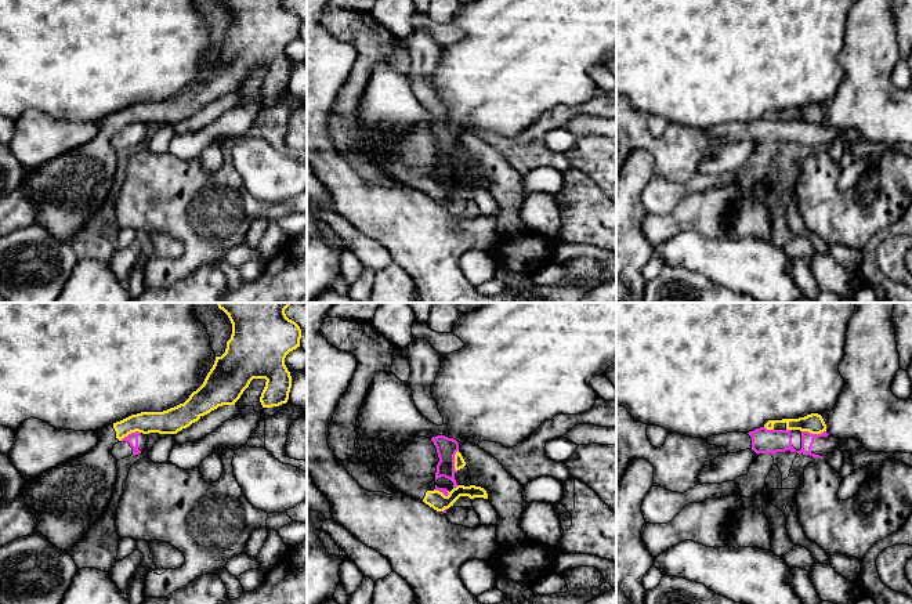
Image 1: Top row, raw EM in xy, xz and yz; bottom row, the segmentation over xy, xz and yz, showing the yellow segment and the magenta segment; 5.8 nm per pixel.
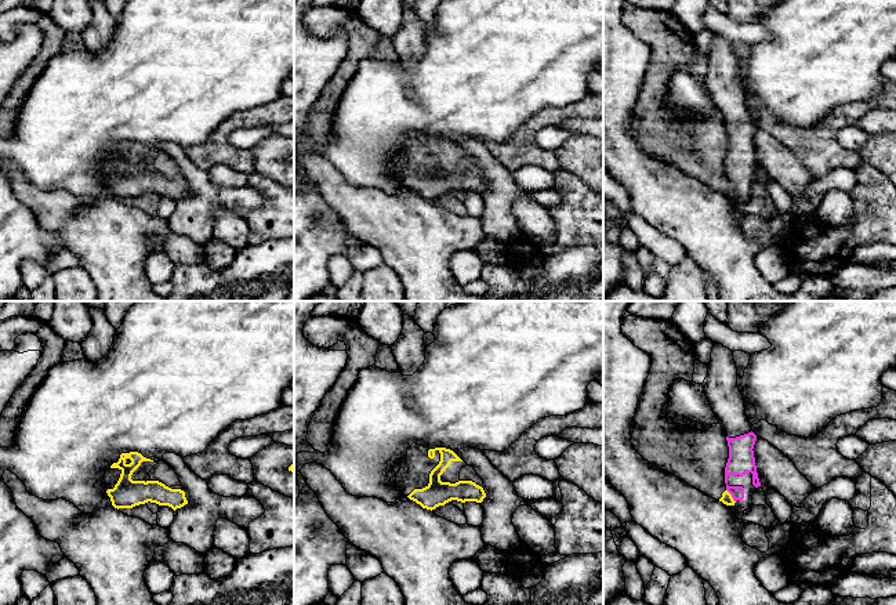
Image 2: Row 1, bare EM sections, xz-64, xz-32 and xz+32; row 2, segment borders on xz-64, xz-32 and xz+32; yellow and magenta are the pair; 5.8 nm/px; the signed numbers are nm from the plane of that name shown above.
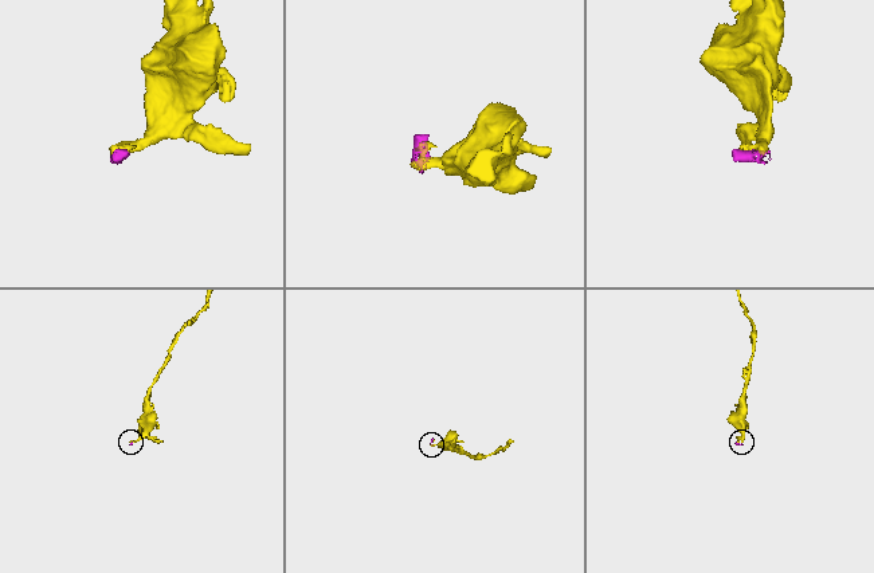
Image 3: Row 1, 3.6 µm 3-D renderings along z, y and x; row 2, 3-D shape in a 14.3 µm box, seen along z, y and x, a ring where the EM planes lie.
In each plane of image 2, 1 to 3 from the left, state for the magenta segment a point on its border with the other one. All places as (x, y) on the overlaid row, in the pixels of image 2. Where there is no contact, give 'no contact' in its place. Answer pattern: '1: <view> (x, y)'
1: no contact
2: no contact
3: xz+32 (731, 496)

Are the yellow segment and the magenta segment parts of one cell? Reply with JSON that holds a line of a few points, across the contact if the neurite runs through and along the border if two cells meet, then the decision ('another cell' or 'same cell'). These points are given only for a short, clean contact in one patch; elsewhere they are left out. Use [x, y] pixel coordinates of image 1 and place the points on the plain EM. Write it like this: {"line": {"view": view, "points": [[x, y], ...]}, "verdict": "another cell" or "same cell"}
{"line": {"view": "yz", "points": [[802, 120], [811, 123], [825, 122]]}, "verdict": "another cell"}

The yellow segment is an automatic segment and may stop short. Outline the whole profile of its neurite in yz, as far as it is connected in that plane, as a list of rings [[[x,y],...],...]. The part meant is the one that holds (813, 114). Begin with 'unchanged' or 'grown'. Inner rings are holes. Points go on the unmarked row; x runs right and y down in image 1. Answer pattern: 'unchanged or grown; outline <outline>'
grown; outline [[[811,104],[799,109],[768,111],[764,117],[767,120],[800,120],[811,124],[826,122],[826,115],[818,104]]]

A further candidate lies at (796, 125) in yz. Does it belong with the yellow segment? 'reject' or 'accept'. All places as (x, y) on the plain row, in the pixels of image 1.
reject

